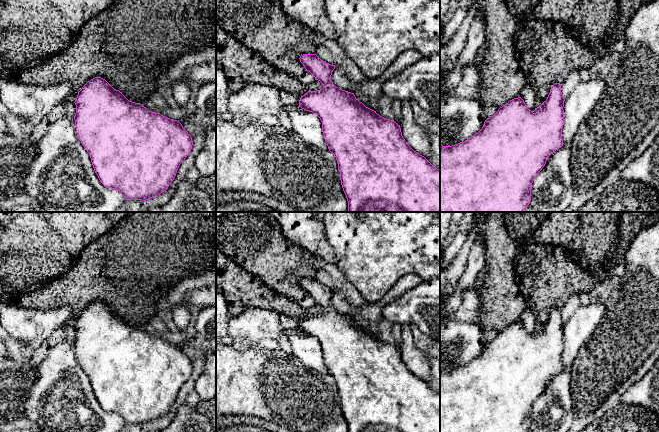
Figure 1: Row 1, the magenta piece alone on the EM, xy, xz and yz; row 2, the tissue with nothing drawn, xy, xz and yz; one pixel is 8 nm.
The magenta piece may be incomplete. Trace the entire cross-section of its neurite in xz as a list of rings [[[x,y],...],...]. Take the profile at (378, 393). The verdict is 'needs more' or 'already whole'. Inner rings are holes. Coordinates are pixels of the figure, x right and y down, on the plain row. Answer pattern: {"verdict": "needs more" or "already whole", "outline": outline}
{"verdict": "already whole", "outline": [[[303,278],[299,283],[306,295],[323,309],[320,314],[305,317],[299,324],[299,330],[316,338],[322,346],[324,363],[338,387],[348,432],[440,432],[440,394],[407,368],[400,349],[366,331],[354,317],[336,311],[331,305],[335,289],[326,287],[316,278]]]}

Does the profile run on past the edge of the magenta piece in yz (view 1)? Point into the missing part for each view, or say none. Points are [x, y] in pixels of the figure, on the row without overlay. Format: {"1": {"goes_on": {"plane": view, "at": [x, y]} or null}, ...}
{"1": {"goes_on": null}}

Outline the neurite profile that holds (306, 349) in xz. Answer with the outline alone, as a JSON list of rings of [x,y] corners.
[[[294,333],[289,334],[287,338],[292,347],[292,356],[296,360],[316,373],[329,375],[322,356],[322,346],[316,338]]]

